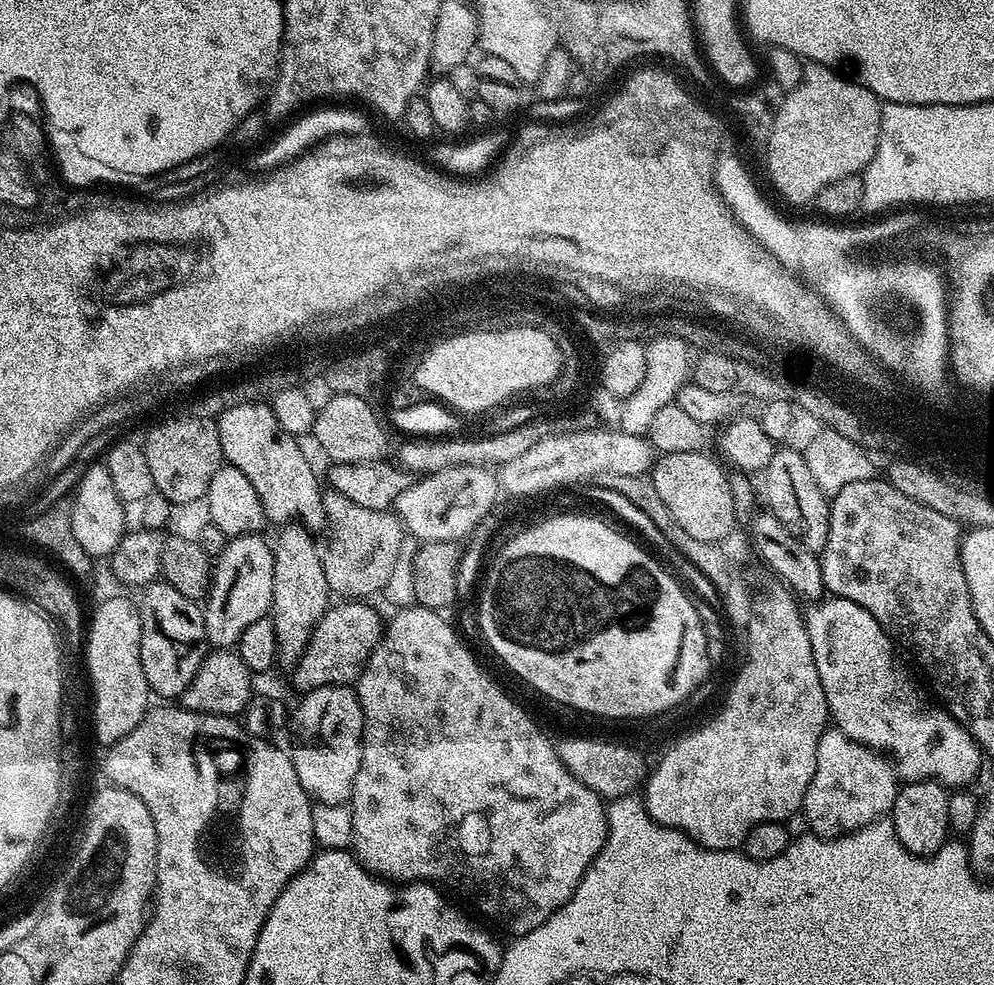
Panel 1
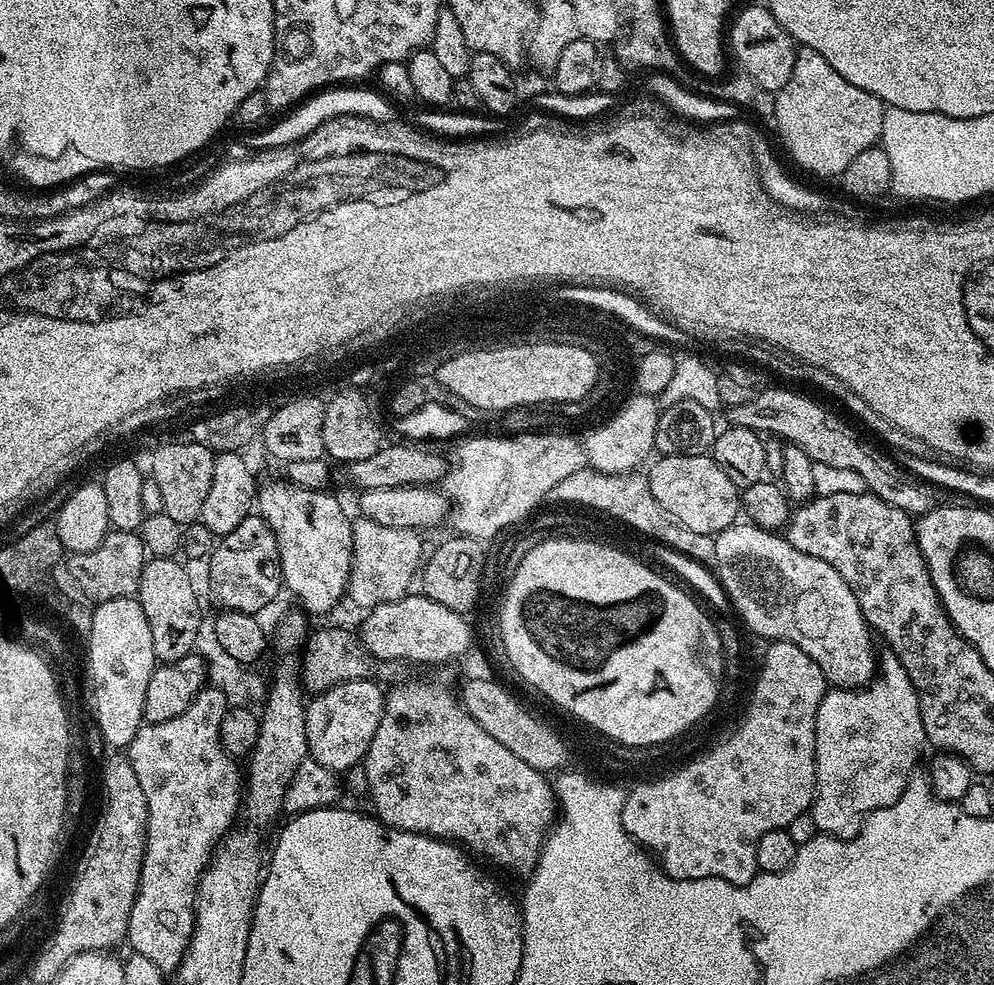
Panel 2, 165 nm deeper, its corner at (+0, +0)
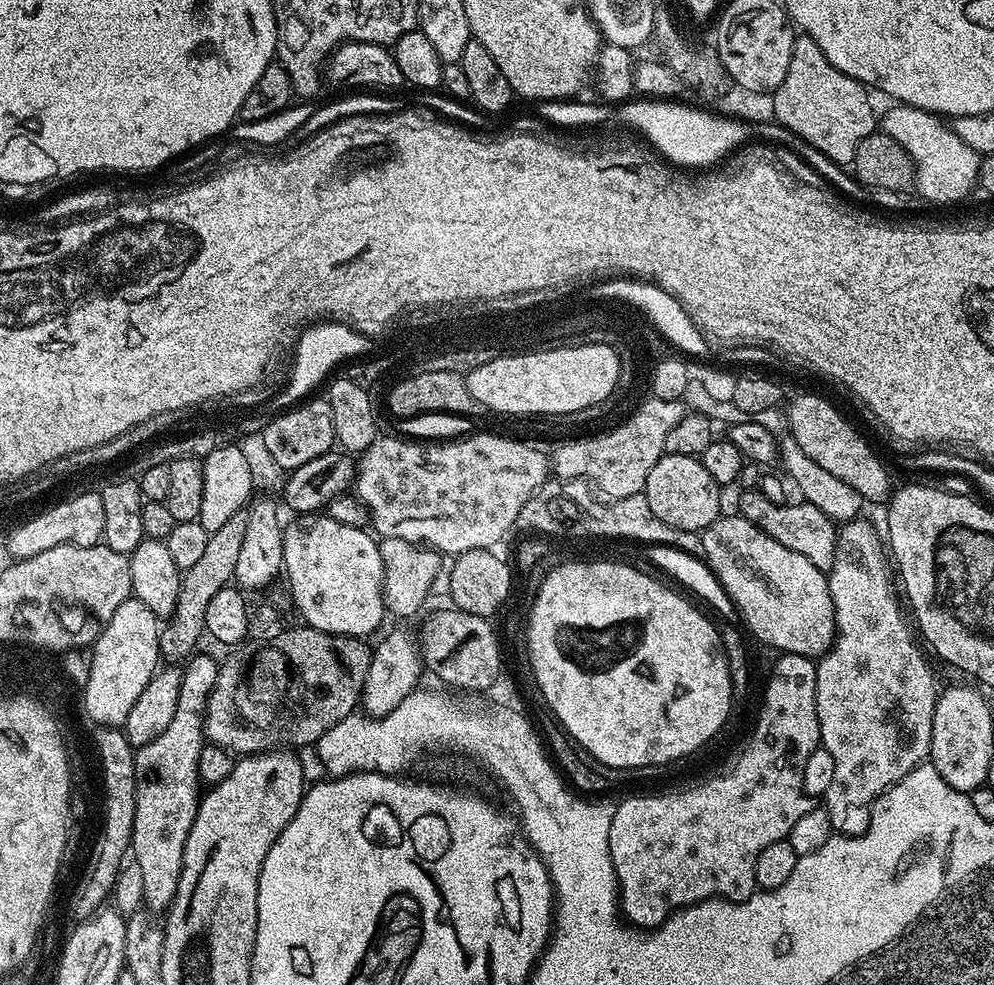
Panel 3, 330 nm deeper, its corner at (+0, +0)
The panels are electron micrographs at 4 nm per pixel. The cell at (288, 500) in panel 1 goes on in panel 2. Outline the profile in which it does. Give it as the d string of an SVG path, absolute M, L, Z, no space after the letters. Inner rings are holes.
M281 478L277 484L268 484L259 489L258 492L258 512L264 517L266 523L270 526L270 530L274 530L274 538L278 542L278 550L280 551L280 570L282 573L282 584L285 589L288 588L294 595L300 598L300 605L307 613L311 612L328 612L341 599L345 599L348 590L348 579L350 578L350 570L352 569L352 547L354 546L354 538L352 537L352 520L350 516L344 513L344 508L328 493L328 490L315 492L309 488L303 488L297 484L289 482L287 479Z

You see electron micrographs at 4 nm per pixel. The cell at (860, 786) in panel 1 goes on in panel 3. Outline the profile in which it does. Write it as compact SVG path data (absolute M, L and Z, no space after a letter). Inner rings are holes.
M857 518L839 525L836 538L838 551L826 572L836 615L836 638L832 647L816 660L820 743L823 751L828 751L832 759L832 777L828 780L822 806L830 814L833 833L842 836L861 836L868 828L874 801L887 788L893 788L903 776L910 774L910 770L929 759L932 751L932 719L938 695L932 668L924 657L925 649L918 643L910 624L908 629L904 621L905 609L894 583L894 572L881 533L879 536L875 526L864 519Z

